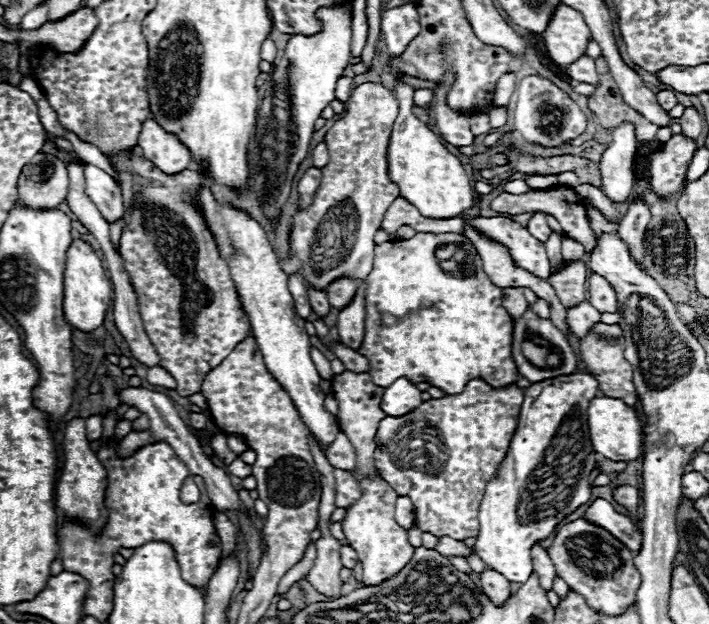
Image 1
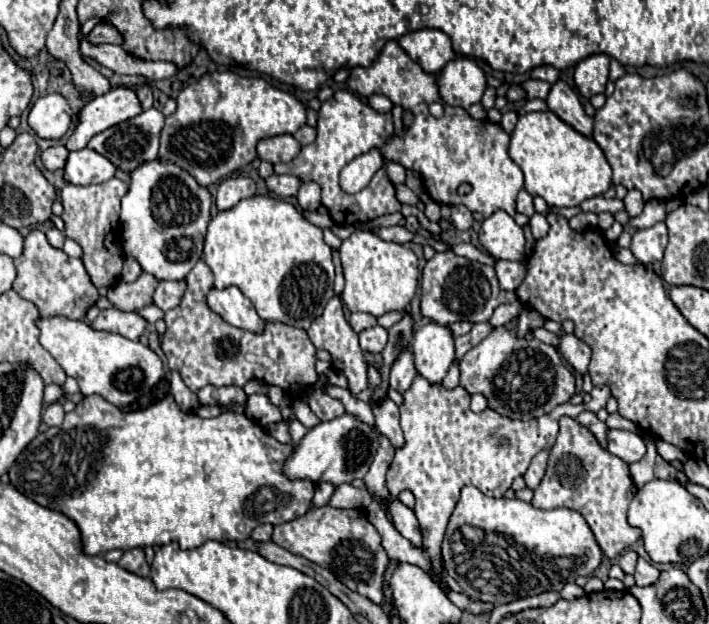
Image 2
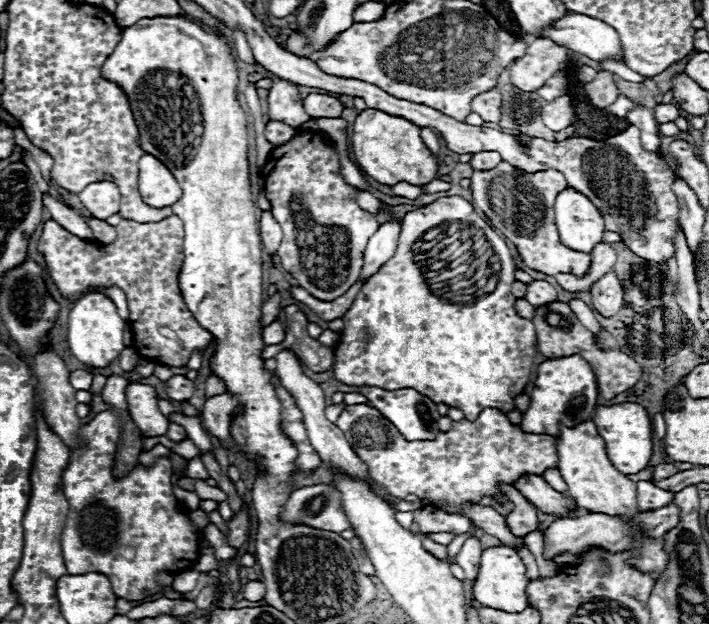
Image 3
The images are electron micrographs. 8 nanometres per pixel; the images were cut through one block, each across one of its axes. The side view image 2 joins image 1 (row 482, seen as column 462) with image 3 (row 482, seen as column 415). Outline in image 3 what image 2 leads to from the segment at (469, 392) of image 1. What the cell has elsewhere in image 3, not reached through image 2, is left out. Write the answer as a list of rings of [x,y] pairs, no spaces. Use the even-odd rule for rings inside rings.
[[[346,404],[336,420],[336,426],[344,432],[348,444],[352,444],[352,450],[360,456],[360,460],[368,464],[372,478],[376,478],[384,488],[388,488],[388,492],[392,492],[398,498],[404,498],[406,494],[414,494],[418,498],[446,500],[450,502],[450,510],[446,512],[452,512],[464,500],[480,502],[482,496],[496,496],[498,494],[496,482],[514,484],[514,480],[520,478],[522,474],[526,472],[542,474],[546,468],[556,468],[558,462],[556,448],[554,448],[556,442],[552,436],[526,434],[520,430],[520,426],[510,424],[510,420],[504,414],[492,408],[480,412],[476,422],[470,422],[466,418],[454,422],[448,432],[438,432],[436,440],[416,440],[416,442],[404,440],[390,420],[386,420],[376,408],[366,404],[352,404],[352,406]]]

